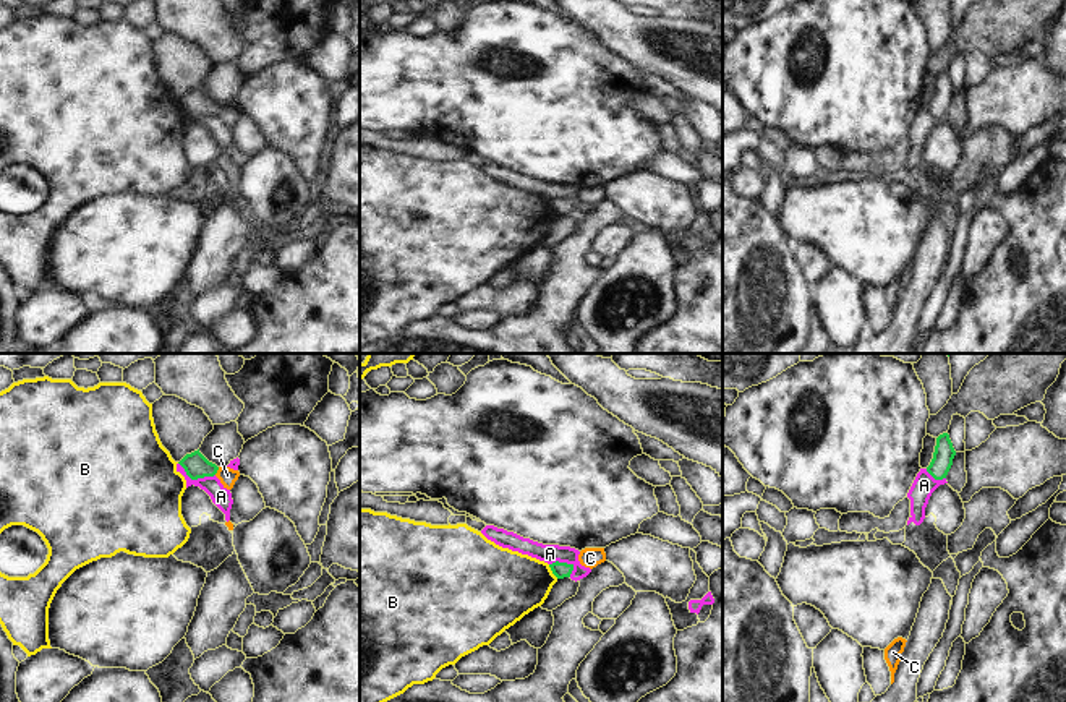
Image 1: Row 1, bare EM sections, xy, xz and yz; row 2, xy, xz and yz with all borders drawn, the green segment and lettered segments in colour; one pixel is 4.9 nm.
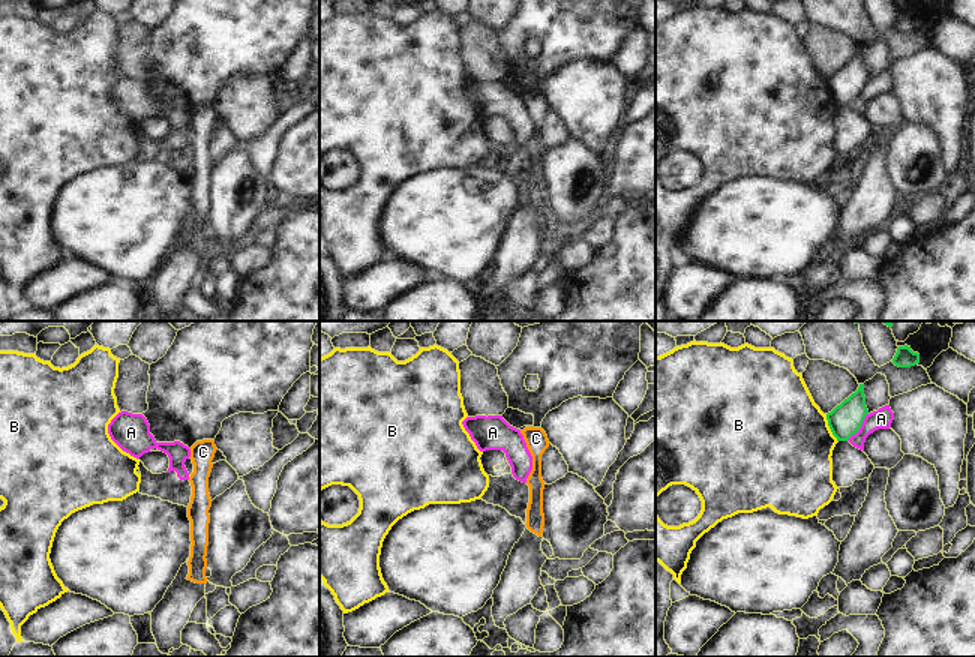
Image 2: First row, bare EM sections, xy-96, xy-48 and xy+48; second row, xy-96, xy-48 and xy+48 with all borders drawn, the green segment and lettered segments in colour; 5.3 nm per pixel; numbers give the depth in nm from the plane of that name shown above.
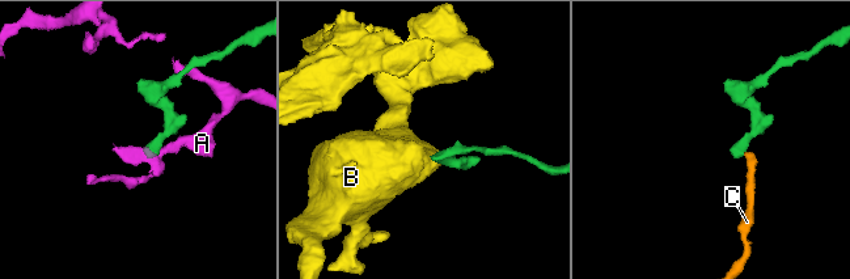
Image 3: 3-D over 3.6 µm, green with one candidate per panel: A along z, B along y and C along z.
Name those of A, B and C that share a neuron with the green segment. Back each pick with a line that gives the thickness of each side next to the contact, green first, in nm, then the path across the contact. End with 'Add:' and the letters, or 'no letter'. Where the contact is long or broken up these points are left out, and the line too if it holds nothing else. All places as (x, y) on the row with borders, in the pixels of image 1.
C: 120 nm thick on the green side, 90 nm on the other; runs through xy (196, 466), (217, 469), (227, 475)
Add: C

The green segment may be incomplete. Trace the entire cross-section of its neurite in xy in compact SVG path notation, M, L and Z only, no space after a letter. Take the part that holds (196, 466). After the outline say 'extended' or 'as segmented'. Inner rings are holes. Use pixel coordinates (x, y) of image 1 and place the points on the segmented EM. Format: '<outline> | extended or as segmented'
M199 449L186 454L180 462L178 462L186 475L191 480L204 478L204 477L217 477L224 488L232 490L235 482L240 477L238 470L233 470L230 467L217 467L215 464L209 462Z | extended

